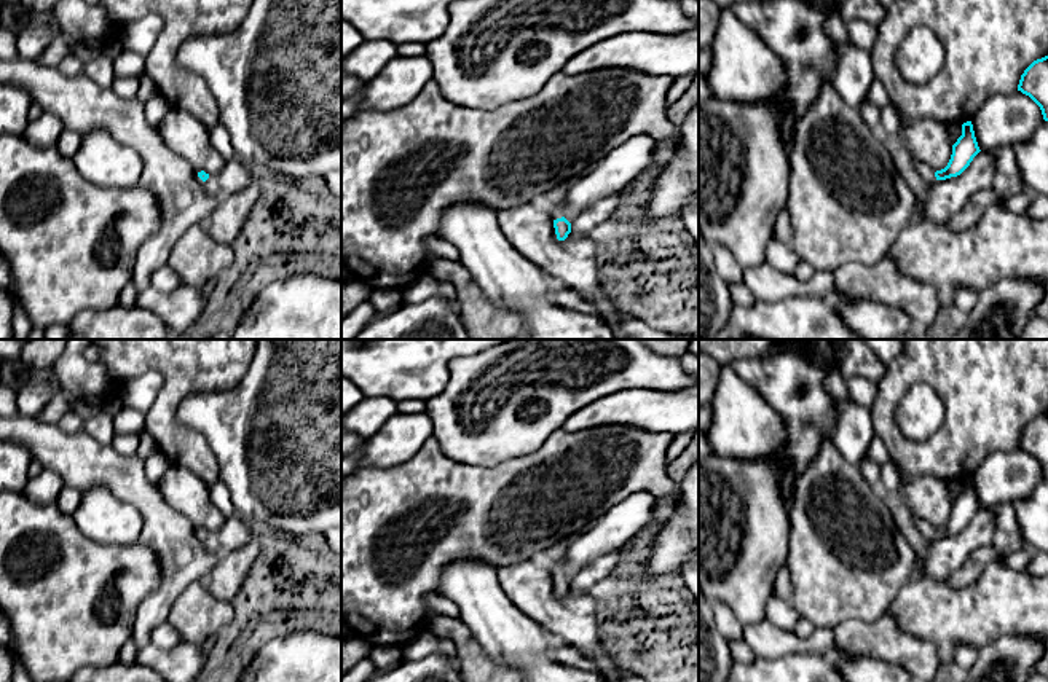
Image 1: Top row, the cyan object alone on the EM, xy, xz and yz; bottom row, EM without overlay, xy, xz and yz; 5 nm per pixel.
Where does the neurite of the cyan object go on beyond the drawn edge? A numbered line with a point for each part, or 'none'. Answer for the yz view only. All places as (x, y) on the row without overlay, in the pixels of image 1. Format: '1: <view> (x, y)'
1: yz (927, 531)

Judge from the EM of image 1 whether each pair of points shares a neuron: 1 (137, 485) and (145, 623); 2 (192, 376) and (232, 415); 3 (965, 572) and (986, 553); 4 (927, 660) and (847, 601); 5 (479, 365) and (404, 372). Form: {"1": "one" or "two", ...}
{"1": "one", "2": "two", "3": "one", "4": "two", "5": "two"}

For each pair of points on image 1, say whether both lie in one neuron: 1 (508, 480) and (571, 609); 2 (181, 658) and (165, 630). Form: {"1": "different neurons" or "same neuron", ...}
{"1": "different neurons", "2": "different neurons"}

